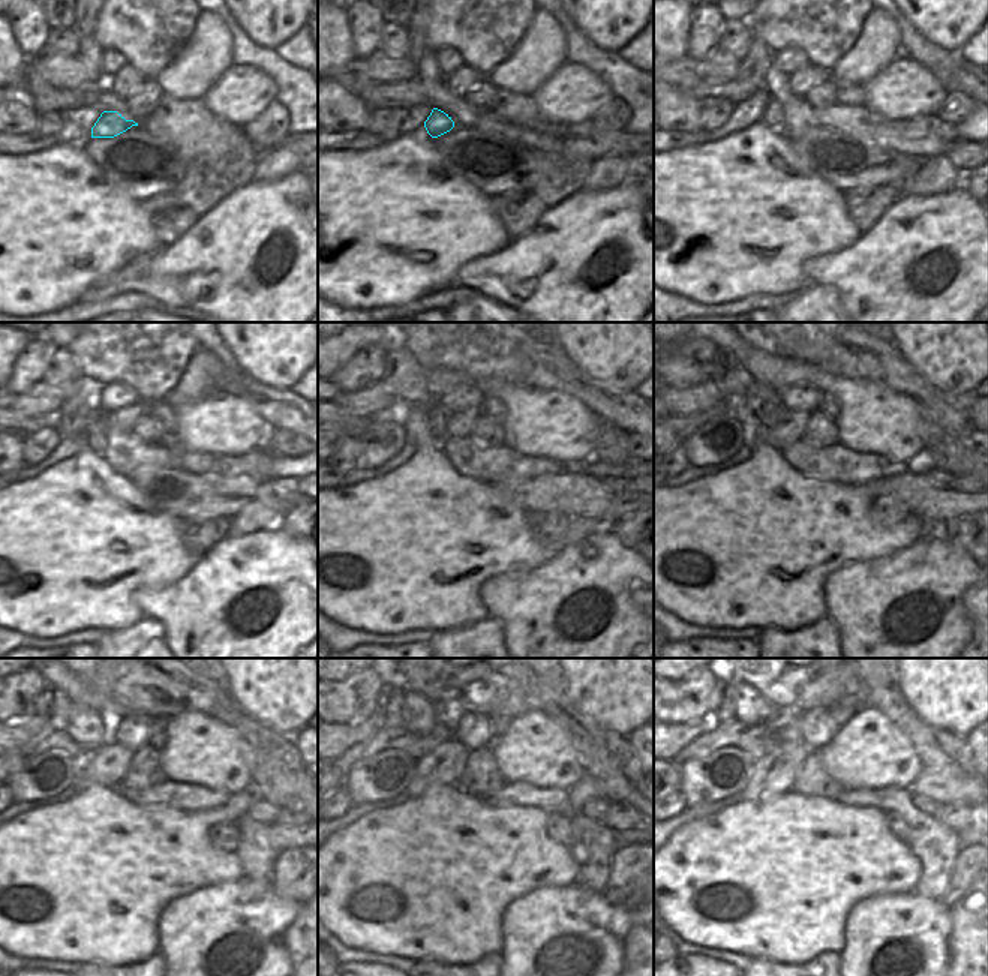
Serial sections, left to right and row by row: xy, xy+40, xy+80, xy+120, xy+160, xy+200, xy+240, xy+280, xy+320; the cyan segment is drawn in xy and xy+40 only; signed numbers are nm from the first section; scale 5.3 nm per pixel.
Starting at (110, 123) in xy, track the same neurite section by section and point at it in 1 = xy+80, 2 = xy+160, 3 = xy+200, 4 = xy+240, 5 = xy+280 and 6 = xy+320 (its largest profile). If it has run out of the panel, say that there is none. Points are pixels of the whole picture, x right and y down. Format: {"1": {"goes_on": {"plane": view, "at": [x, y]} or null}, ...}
{"1": {"goes_on": {"plane": "xy+80", "at": [774, 114]}}, "2": {"goes_on": {"plane": "xy+160", "at": [437, 416]}}, "3": {"goes_on": {"plane": "xy+200", "at": [762, 399]}}, "4": {"goes_on": {"plane": "xy+240", "at": [86, 726]}}, "5": {"goes_on": {"plane": "xy+280", "at": [419, 712]}}, "6": {"goes_on": {"plane": "xy+320", "at": [751, 708]}}}

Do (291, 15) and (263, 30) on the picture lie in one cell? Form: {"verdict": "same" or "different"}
{"verdict": "same"}

